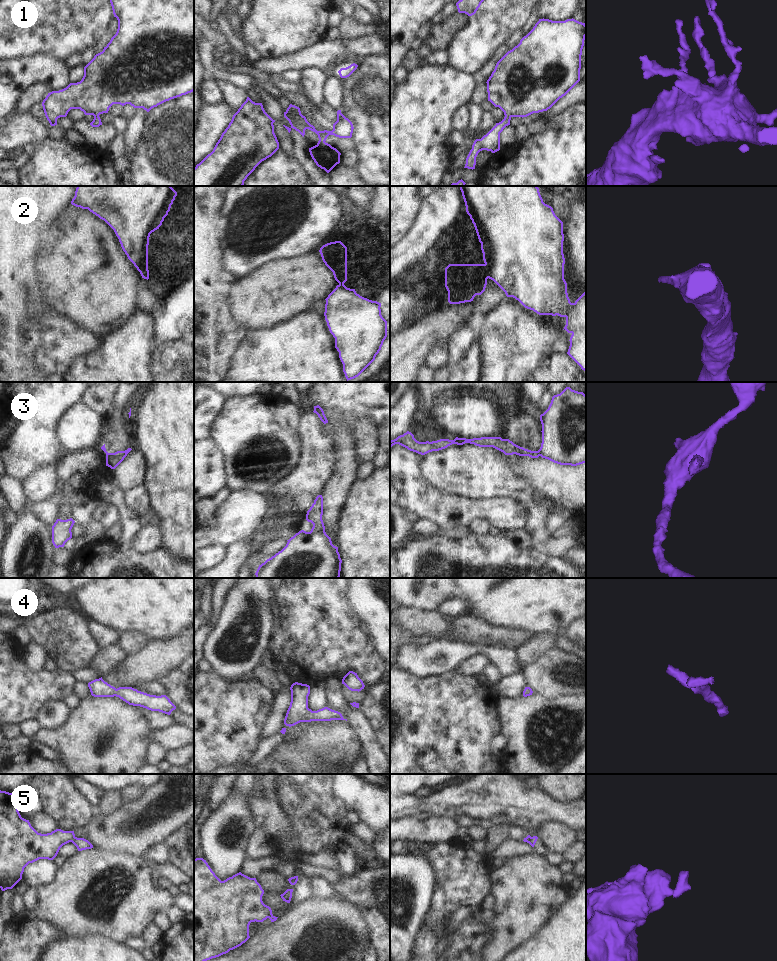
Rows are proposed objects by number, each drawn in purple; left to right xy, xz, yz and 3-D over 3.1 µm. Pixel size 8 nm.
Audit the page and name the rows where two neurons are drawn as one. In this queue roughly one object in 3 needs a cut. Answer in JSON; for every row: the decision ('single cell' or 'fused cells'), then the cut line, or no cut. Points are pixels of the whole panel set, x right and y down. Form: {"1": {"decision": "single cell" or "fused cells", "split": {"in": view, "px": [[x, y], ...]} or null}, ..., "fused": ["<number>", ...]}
{"1": {"decision": "single cell", "split": null}, "2": {"decision": "fused cells", "split": {"in": "yz", "px": [[484, 264], [488, 277]]}}, "3": {"decision": "fused cells", "split": {"in": "xz", "px": [[324, 529], [314, 533], [309, 532]]}}, "4": {"decision": "single cell", "split": null}, "5": {"decision": "fused cells", "split": {"in": "xy", "px": [[74, 836], [70, 841]]}}, "fused": ["2", "3", "5"]}

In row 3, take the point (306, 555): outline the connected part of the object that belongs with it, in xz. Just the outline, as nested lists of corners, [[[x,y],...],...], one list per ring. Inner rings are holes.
[[[325,530],[315,534],[299,531],[286,546],[264,563],[259,565],[256,578],[339,578],[342,560],[338,547],[332,544]]]

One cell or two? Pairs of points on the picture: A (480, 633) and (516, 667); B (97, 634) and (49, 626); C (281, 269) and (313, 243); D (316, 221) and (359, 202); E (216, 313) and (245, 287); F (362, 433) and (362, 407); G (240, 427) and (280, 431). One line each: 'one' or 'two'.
A: two
B: two
C: two
D: two
E: two
F: two
G: one

